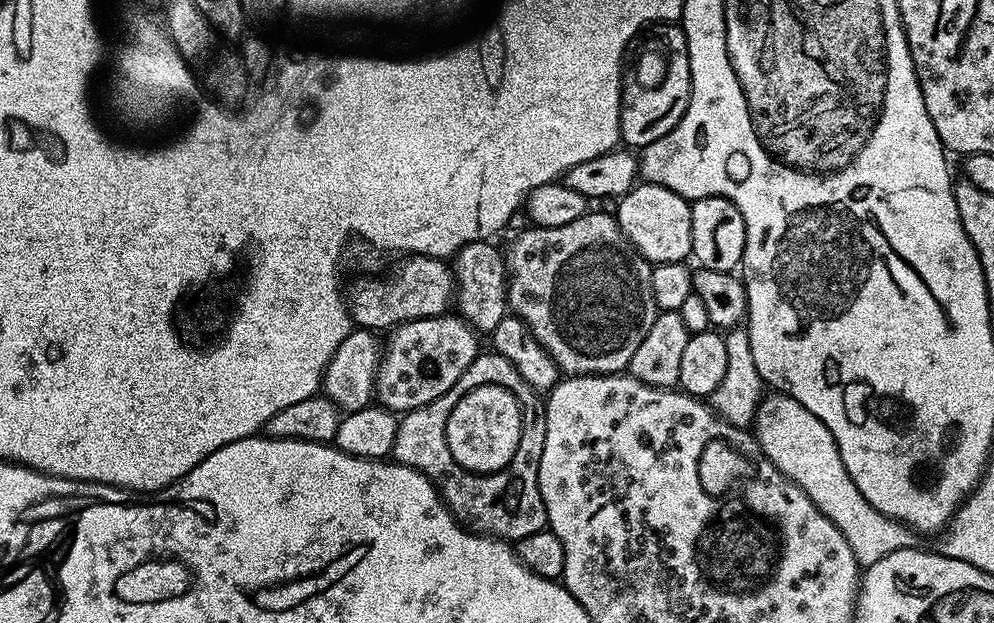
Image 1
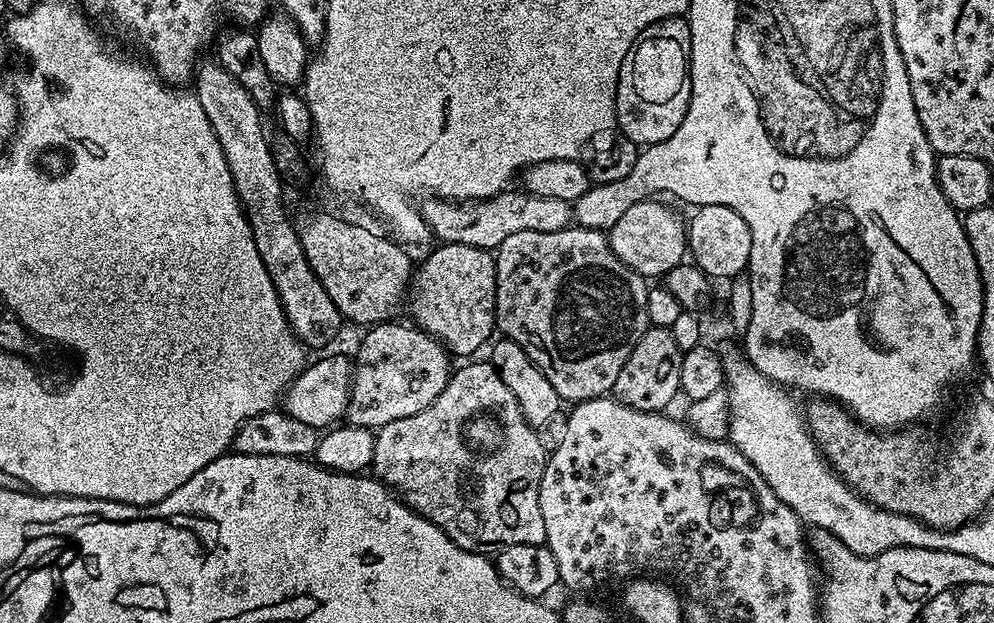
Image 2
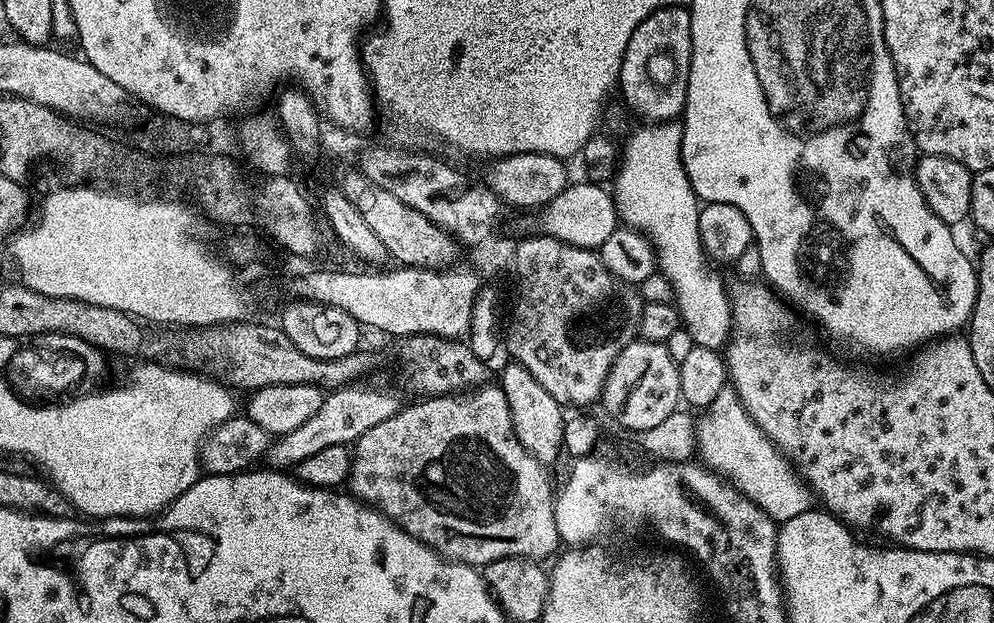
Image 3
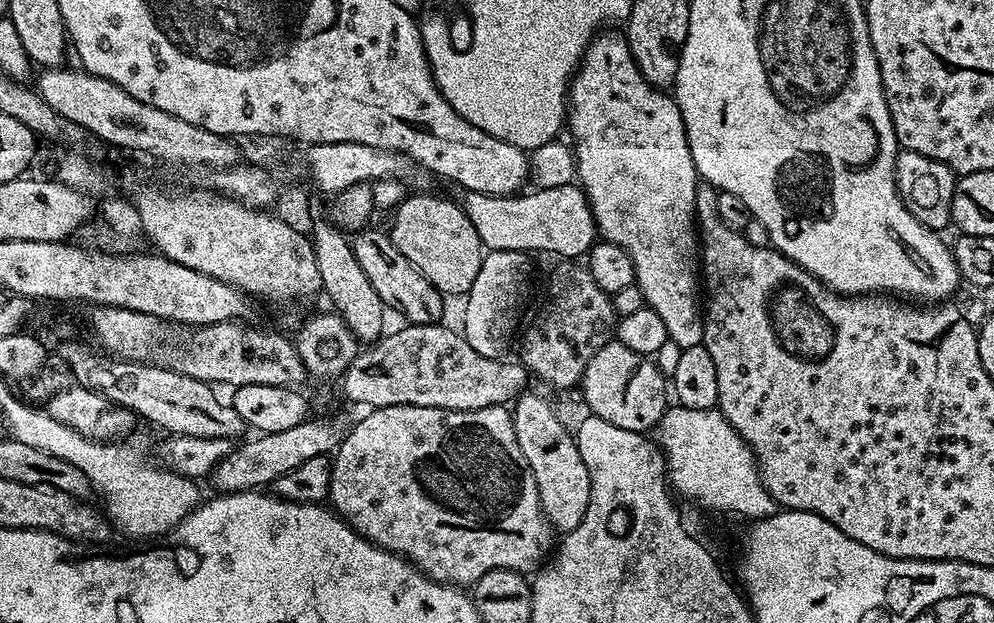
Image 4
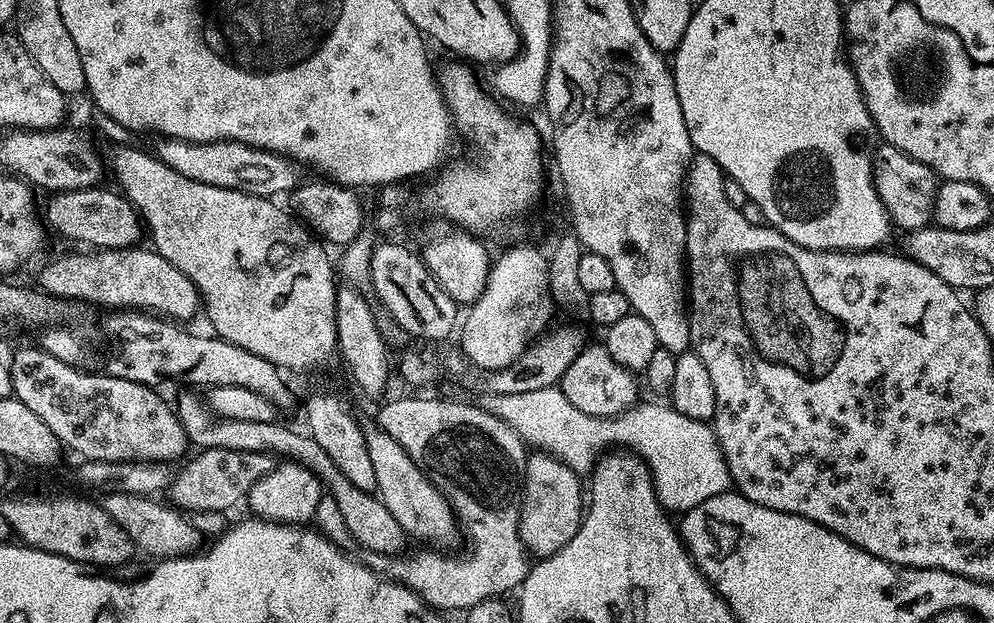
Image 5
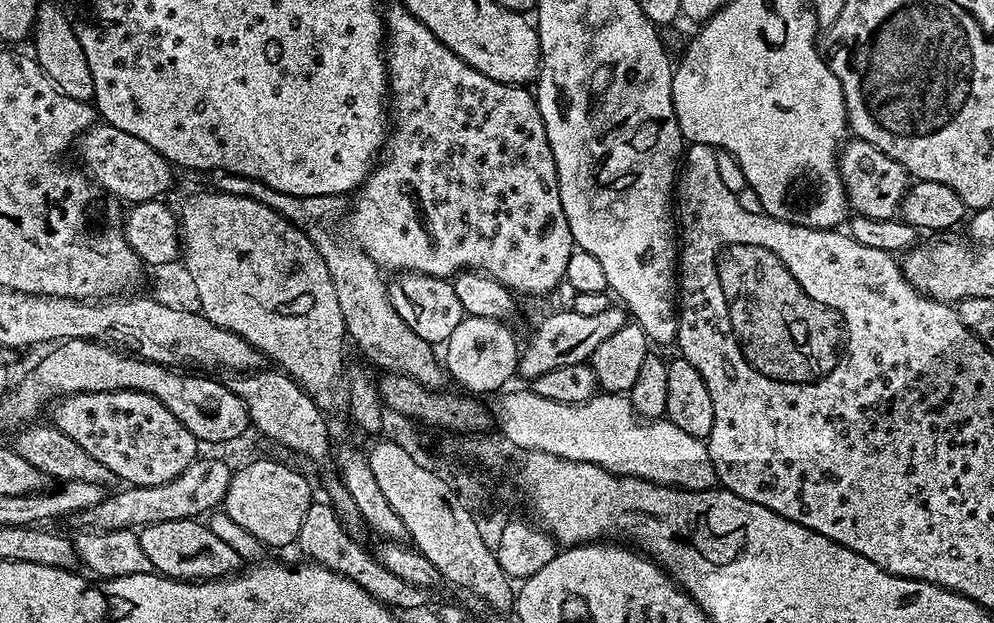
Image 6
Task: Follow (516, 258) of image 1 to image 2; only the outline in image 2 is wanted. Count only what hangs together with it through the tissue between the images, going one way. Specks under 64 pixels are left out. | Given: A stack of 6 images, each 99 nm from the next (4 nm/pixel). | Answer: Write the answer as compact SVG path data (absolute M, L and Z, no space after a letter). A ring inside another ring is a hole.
M569 226L554 233L519 231L504 239L494 255L497 331L522 346L558 390L561 401L579 402L609 395L622 366L626 366L626 358L650 327L646 312L649 281L620 261L607 235L598 228Z

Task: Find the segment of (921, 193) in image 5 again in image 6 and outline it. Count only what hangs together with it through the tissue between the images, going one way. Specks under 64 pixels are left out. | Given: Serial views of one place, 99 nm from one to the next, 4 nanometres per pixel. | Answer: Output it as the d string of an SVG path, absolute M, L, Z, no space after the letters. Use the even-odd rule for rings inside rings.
M852 138L838 153L838 167L848 207L855 215L891 220L899 213L900 203L910 187L910 177L902 165L894 162L894 158L882 154L882 150L870 146L870 142Z

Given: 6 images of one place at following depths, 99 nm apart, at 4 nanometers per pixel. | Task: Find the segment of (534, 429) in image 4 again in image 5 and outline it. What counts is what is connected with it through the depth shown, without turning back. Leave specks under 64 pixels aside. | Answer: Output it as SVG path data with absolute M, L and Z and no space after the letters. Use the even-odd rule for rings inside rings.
M536 450L524 462L524 494L520 498L520 537L533 557L553 556L574 534L586 511L586 492L580 489L581 477L557 456Z

